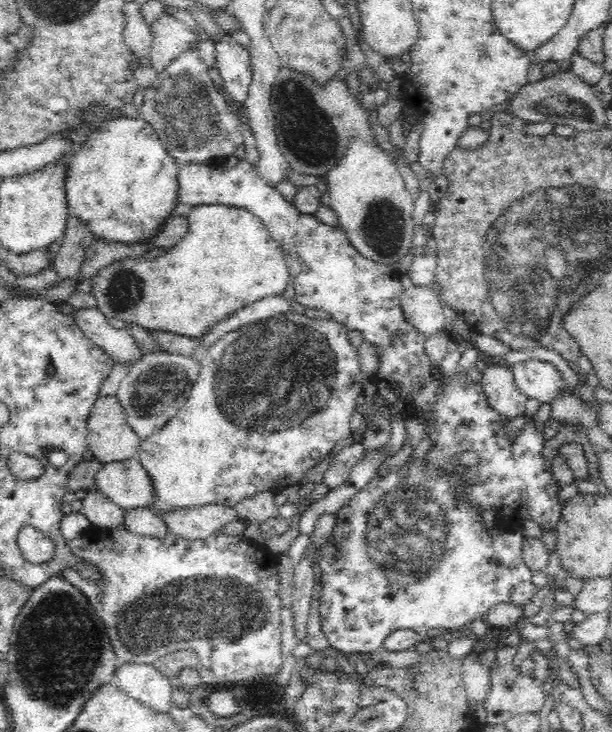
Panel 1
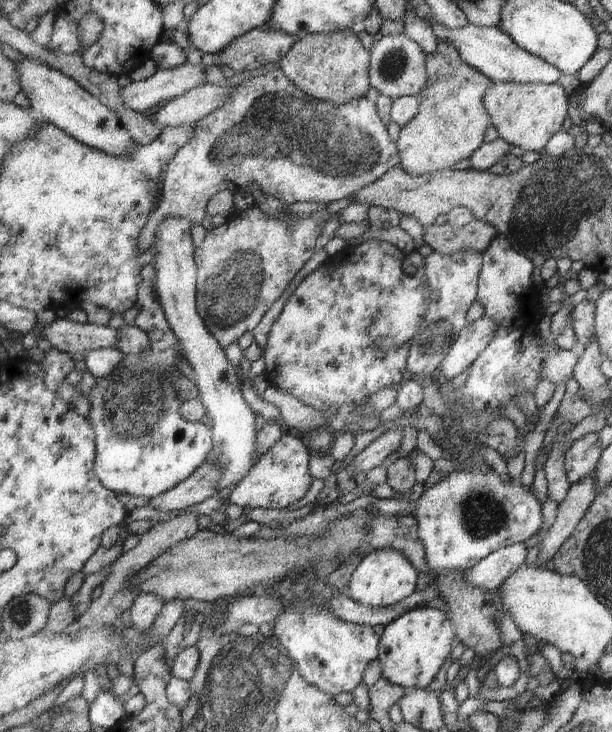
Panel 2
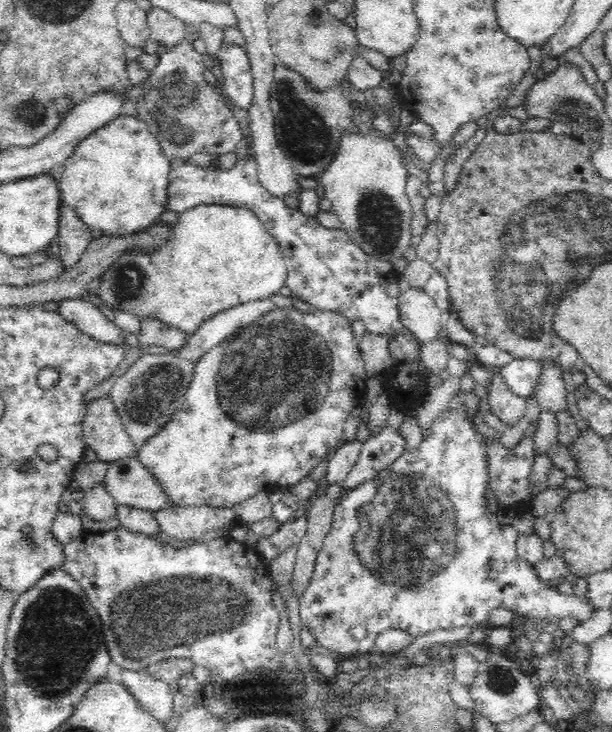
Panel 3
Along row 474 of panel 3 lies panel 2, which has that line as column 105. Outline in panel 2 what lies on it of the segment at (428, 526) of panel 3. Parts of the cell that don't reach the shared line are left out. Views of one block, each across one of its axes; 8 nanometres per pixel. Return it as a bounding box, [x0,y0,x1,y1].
[87,281,214,499]

